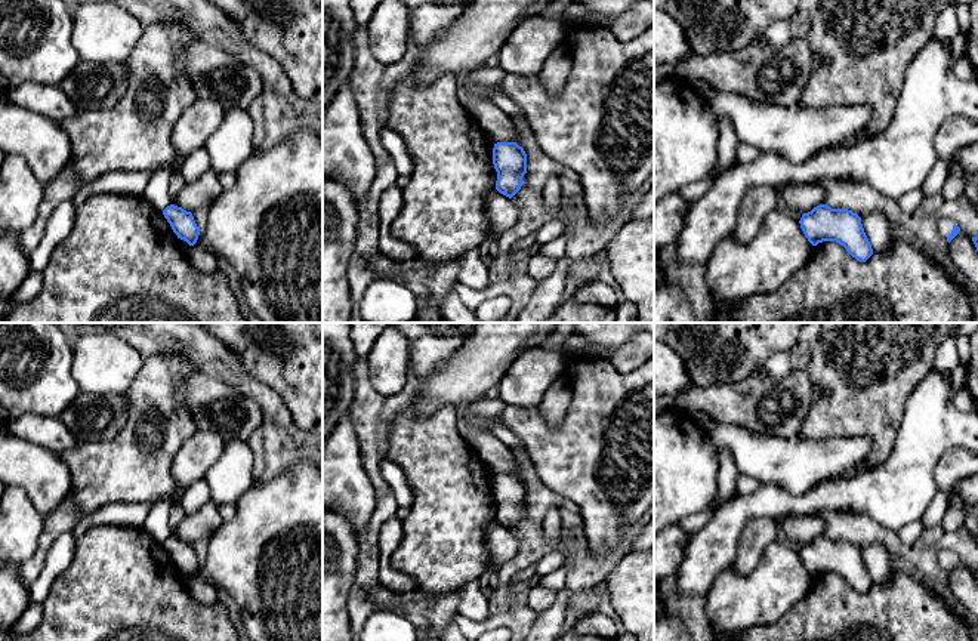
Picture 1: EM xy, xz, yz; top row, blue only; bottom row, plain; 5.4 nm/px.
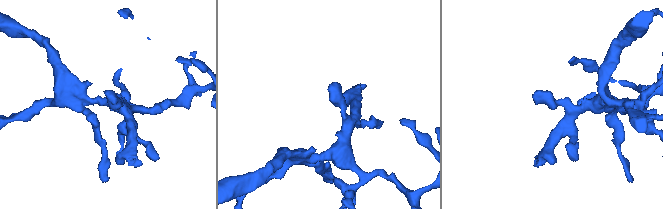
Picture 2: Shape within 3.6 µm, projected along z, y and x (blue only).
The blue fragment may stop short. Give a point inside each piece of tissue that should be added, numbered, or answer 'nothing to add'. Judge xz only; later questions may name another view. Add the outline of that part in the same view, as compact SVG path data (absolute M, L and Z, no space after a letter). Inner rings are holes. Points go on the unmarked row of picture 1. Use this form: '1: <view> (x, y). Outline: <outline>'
nothing to add

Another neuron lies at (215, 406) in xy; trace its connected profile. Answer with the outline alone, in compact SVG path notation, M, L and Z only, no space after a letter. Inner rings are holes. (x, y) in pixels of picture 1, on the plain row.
M194 372L182 380L182 394L198 431L213 431L228 443L247 441L260 429L260 406L203 372Z

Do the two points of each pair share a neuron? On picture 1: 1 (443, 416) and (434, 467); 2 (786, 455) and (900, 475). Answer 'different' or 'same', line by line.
1: same
2: different

